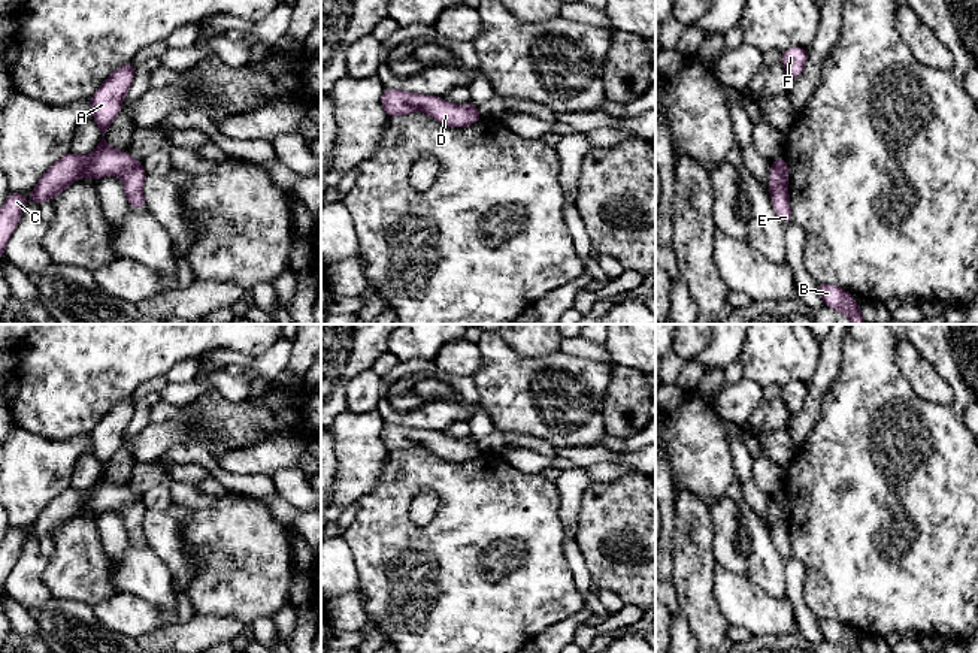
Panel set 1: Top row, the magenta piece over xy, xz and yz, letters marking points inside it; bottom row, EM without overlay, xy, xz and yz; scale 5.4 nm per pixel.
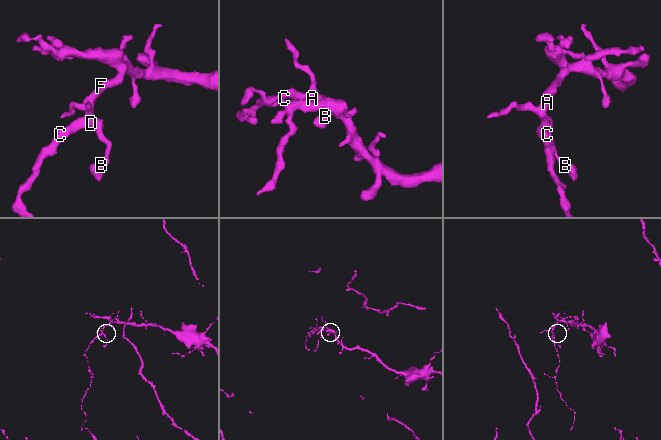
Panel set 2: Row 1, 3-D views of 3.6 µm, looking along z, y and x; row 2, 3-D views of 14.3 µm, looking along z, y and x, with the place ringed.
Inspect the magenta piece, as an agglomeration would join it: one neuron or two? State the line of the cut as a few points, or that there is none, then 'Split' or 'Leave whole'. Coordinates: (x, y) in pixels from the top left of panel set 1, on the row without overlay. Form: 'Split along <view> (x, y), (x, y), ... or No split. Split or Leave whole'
No split. Leave whole

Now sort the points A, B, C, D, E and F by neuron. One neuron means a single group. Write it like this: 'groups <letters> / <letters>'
groups A B C D E F

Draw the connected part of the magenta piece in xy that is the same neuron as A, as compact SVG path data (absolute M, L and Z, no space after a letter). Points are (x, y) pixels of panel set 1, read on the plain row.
M133 396L121 400L109 409L103 420L88 433L94 448L94 457L100 463L103 474L91 490L78 490L67 487L55 496L40 513L30 527L33 538L40 539L54 535L66 522L81 511L102 514L108 510L116 510L124 514L124 527L127 536L134 544L146 544L143 533L143 496L134 495L127 486L112 483L105 469L115 451L121 447L122 435L134 414Z

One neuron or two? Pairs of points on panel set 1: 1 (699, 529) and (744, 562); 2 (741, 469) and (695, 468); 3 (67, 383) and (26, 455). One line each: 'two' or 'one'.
1: two
2: two
3: two

